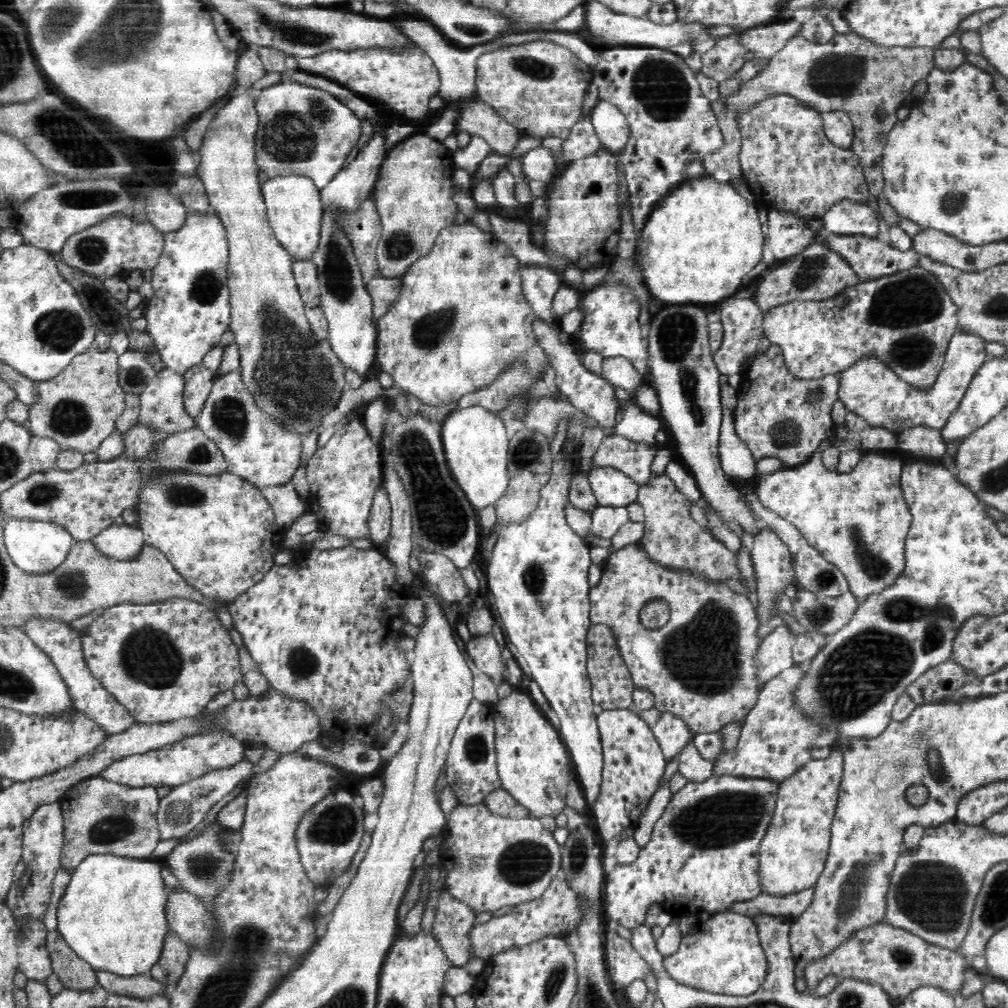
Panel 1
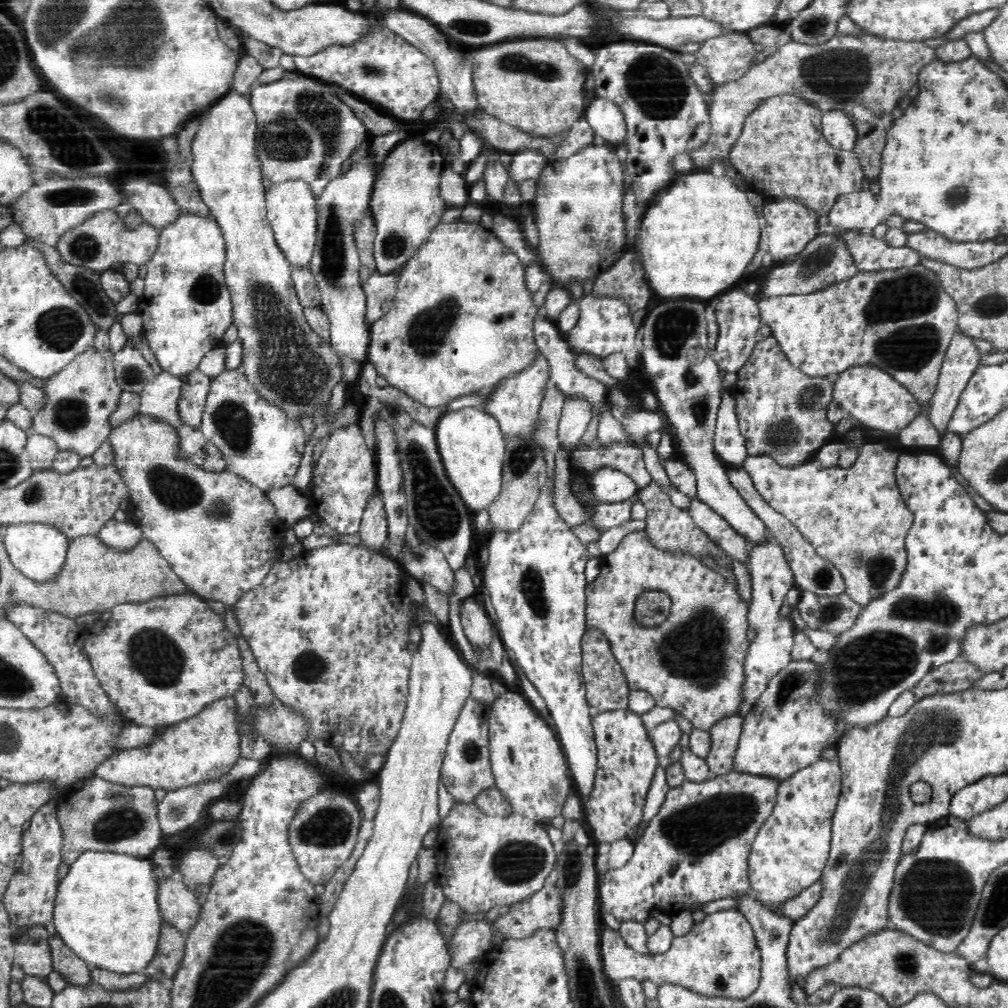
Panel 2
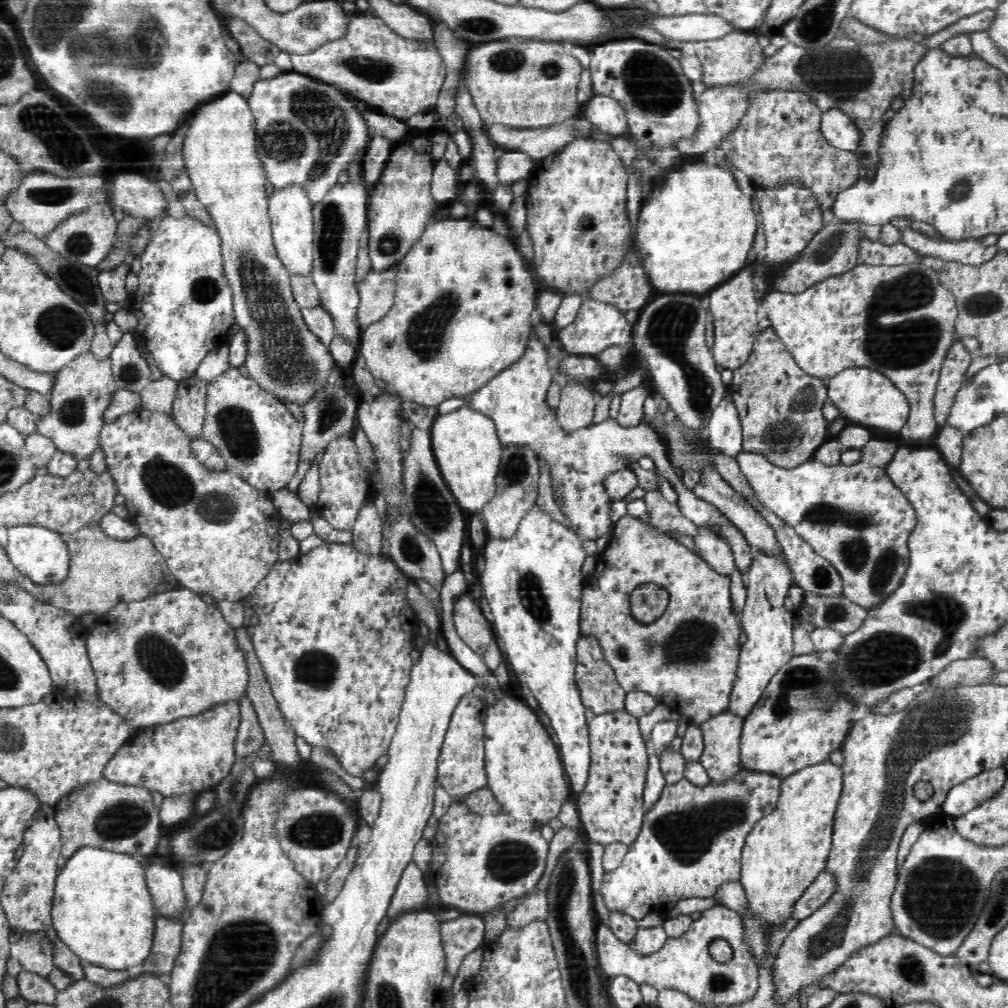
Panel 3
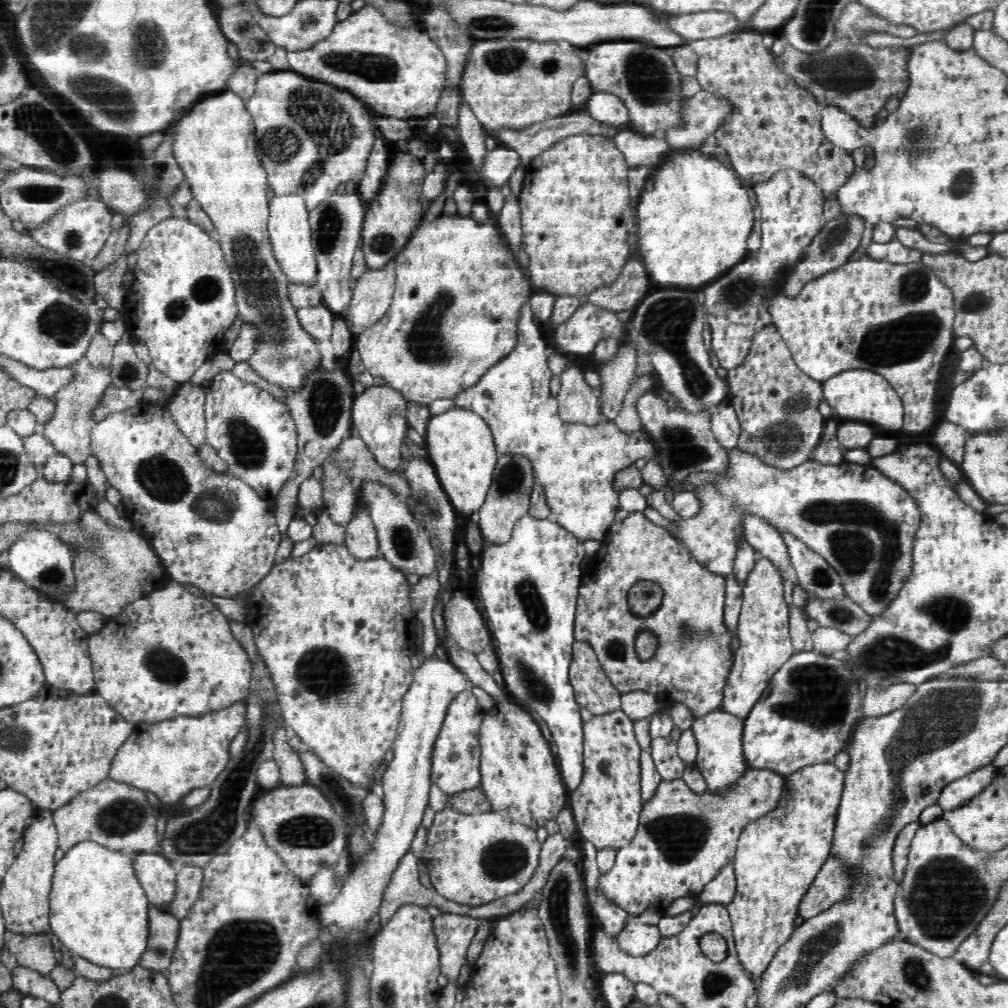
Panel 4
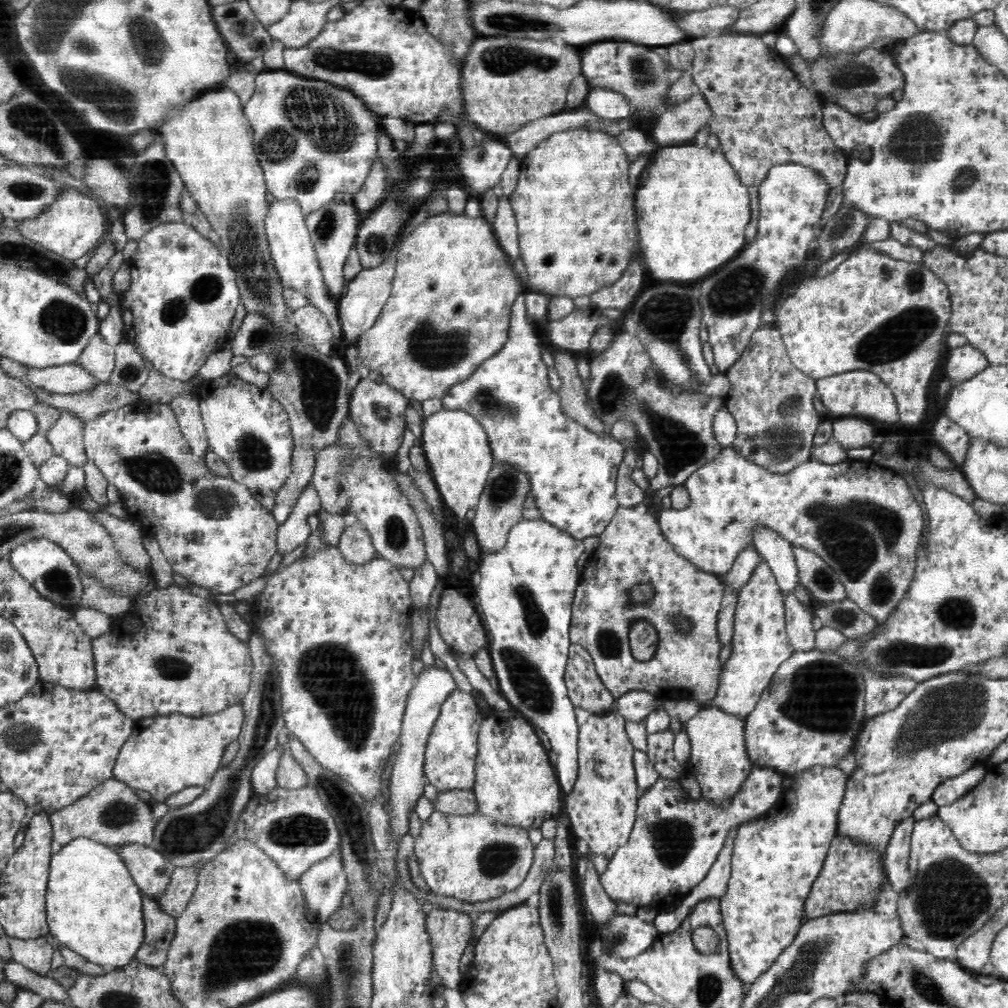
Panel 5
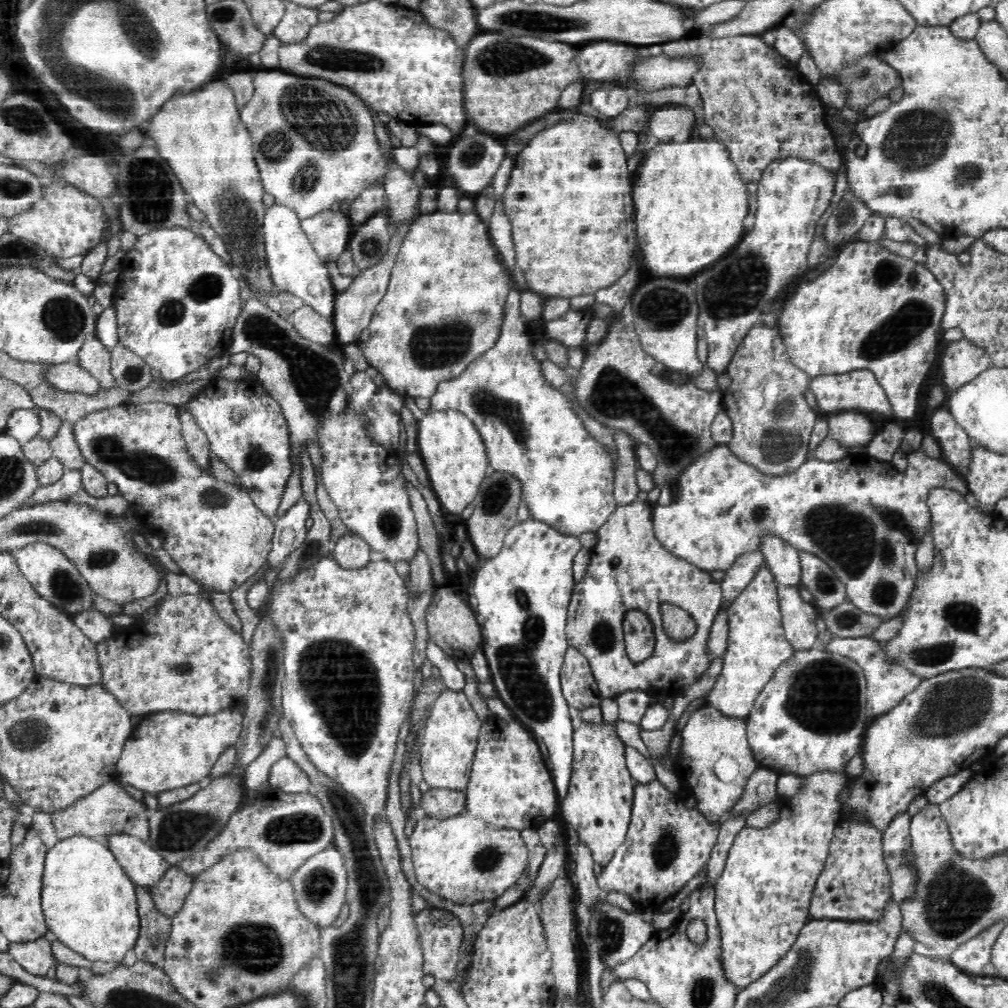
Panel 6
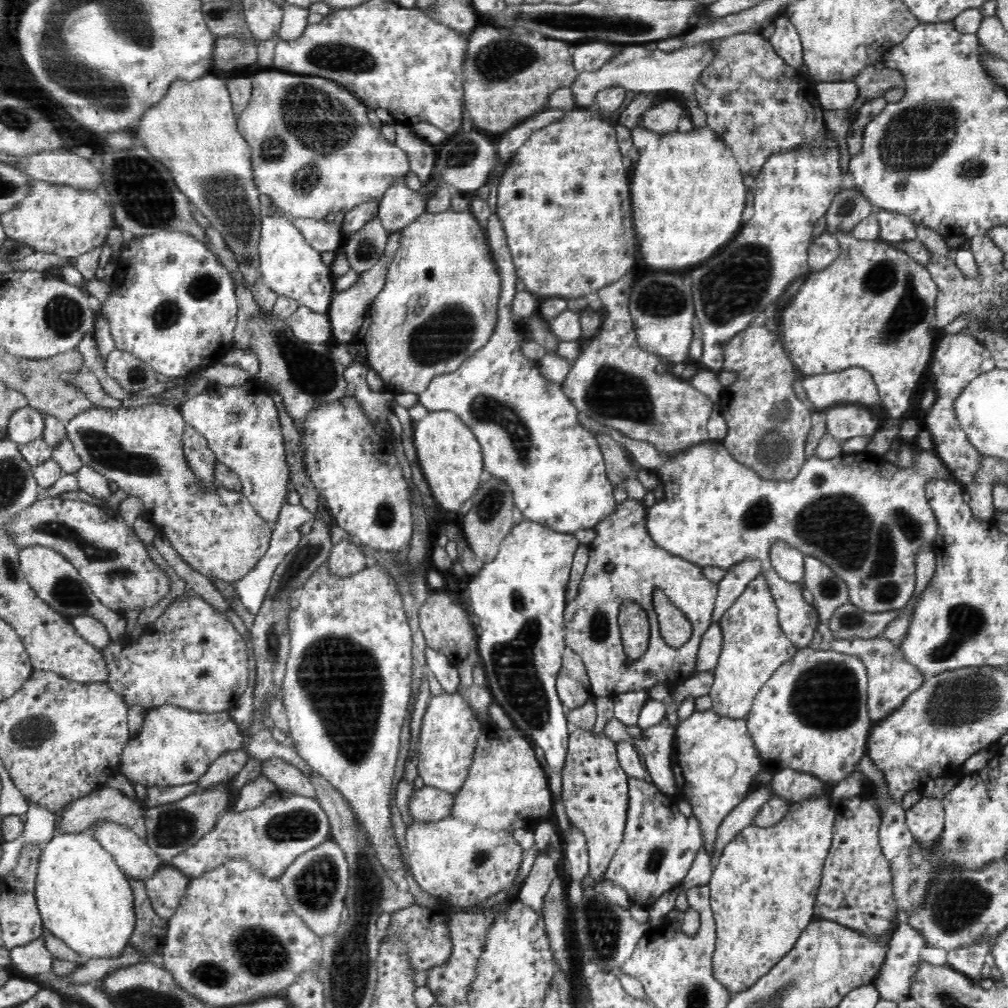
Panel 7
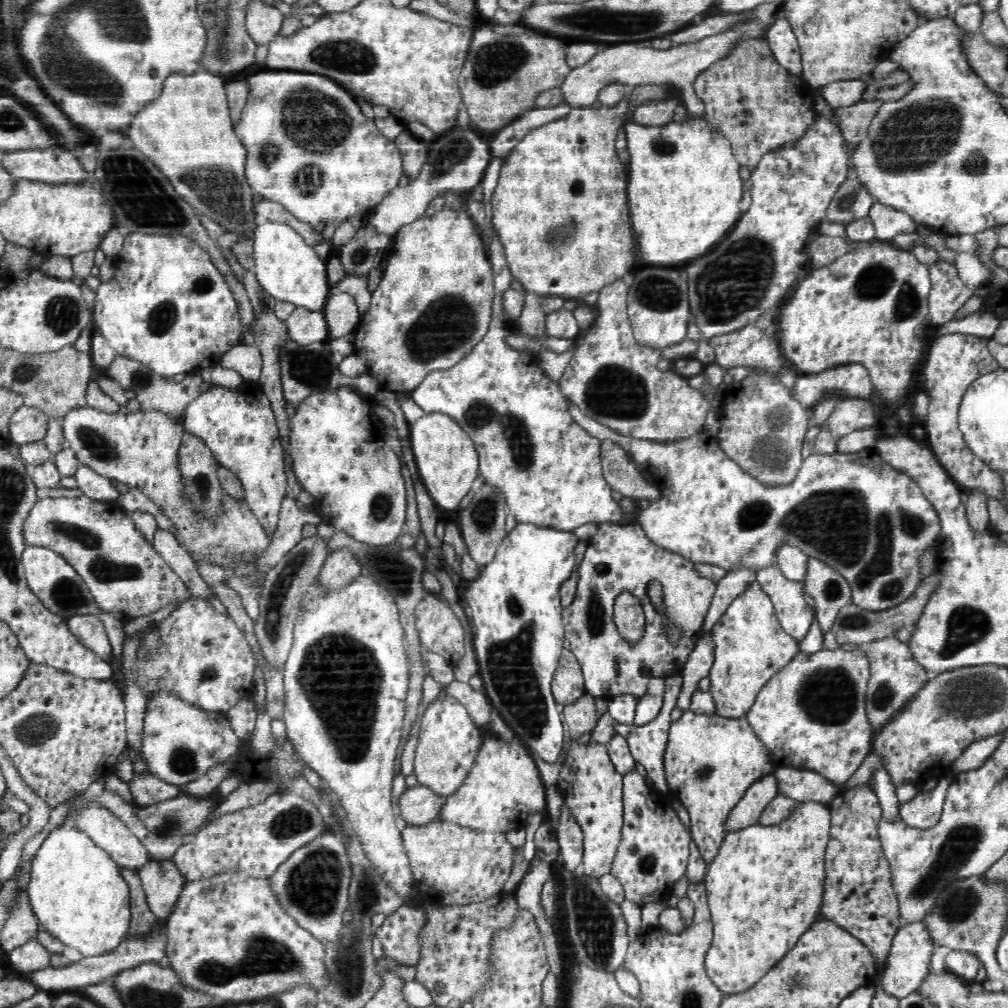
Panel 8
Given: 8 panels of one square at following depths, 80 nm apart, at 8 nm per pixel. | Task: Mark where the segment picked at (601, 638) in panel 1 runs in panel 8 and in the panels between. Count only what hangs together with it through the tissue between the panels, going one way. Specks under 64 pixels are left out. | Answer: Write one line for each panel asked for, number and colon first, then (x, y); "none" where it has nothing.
2: (605, 684)
3: (595, 679)
4: (593, 689)
5: (586, 690)
6: (580, 690)
7: (573, 686)
8: (568, 686)

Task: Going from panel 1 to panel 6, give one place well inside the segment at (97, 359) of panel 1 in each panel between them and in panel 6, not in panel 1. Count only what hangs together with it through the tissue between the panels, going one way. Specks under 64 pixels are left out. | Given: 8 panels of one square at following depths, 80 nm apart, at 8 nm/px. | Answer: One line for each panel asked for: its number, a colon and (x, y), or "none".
2: (79, 401)
3: (83, 389)
4: (69, 429)
5: (66, 436)
6: (64, 444)

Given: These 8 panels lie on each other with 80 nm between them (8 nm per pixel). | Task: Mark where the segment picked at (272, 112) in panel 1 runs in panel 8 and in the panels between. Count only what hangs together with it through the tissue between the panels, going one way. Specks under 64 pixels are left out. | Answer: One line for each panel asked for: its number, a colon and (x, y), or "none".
2: (305, 130)
3: (302, 140)
4: (311, 138)
5: (313, 140)
6: (314, 142)
7: (313, 151)
8: (309, 148)

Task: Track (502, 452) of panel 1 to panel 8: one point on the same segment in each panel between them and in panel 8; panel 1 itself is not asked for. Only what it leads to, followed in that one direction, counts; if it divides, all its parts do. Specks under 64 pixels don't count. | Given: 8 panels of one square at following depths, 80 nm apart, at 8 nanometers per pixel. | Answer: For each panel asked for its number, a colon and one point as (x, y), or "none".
2: (472, 447)
3: (465, 442)
4: (461, 445)
5: (456, 446)
6: (452, 449)
7: (448, 453)
8: (448, 463)

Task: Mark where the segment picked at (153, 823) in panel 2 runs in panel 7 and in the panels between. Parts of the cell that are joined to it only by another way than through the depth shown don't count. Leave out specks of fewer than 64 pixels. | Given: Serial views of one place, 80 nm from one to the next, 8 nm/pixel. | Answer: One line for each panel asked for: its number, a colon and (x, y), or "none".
3: (103, 814)
4: (118, 816)
5: (112, 814)
6: (108, 811)
7: (105, 803)

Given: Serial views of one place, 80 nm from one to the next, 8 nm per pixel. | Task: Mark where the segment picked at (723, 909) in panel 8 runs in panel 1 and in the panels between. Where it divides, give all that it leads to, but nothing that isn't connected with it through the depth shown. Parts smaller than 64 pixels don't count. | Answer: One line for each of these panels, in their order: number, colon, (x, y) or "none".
1: (793, 853)
2: (789, 854)
3: (787, 849)
4: (778, 857)
5: (775, 860)
6: (763, 895)
7: (762, 890)

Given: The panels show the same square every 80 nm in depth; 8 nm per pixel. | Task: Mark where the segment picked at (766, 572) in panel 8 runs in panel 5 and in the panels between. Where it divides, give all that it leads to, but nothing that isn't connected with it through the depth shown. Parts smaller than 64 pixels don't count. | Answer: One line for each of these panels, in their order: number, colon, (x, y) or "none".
5: (798, 617)
6: (798, 619)
7: (799, 619)

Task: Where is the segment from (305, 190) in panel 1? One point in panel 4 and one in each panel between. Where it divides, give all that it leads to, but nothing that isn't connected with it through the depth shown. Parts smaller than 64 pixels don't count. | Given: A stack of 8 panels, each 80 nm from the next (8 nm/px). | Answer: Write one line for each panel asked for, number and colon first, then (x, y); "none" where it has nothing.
2: (291, 206)
3: (291, 213)
4: (291, 238)

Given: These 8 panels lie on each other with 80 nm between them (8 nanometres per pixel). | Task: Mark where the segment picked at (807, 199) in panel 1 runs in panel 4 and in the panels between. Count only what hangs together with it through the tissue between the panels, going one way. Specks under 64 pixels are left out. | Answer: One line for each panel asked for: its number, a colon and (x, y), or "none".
2: (781, 152)
3: (778, 141)
4: (775, 125)

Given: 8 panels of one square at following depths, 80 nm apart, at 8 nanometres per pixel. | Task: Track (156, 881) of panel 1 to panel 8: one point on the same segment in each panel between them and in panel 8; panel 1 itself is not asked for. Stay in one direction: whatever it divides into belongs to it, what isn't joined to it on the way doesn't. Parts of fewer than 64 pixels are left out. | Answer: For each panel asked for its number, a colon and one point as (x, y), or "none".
2: (106, 911)
3: (102, 910)
4: (98, 909)
5: (94, 907)
6: (89, 902)
7: (84, 897)
8: (77, 892)

